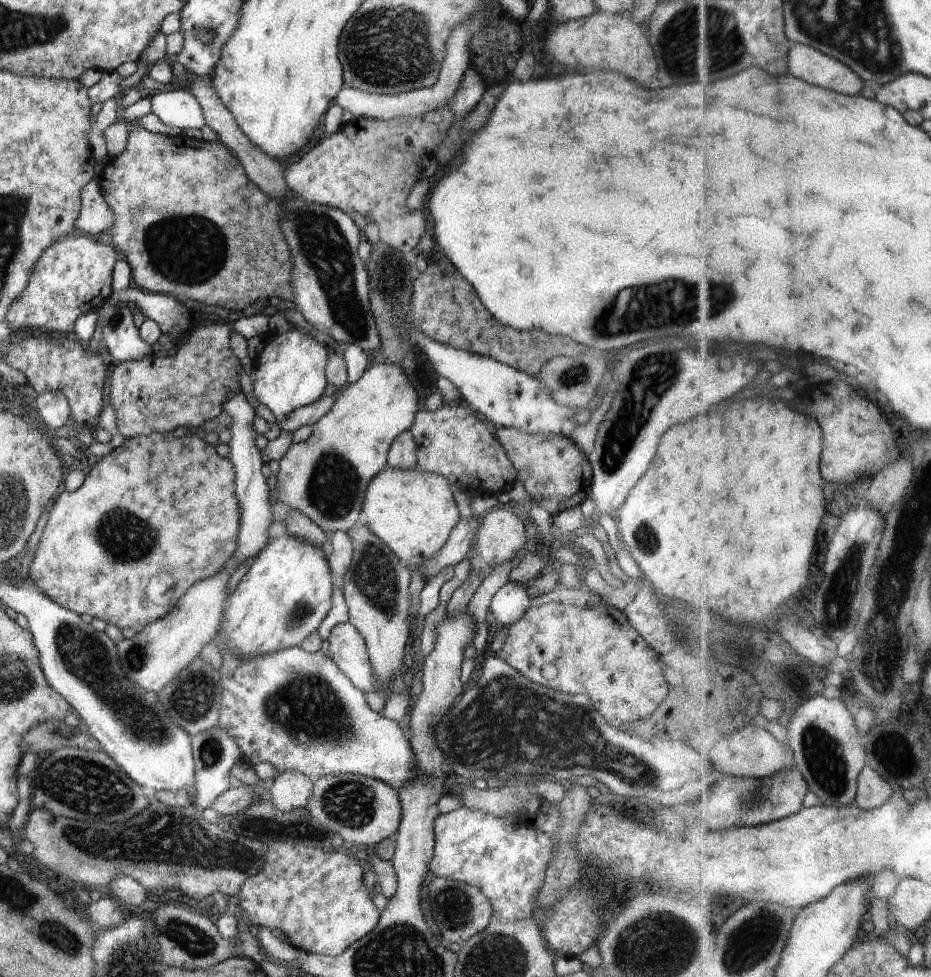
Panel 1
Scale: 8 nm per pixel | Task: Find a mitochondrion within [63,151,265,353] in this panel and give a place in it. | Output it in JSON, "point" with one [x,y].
{"point":[190,251]}

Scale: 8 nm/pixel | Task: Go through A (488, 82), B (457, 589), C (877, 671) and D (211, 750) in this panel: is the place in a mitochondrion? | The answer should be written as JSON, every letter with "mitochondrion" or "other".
{"A":"other","B":"other","C":"mitochondrion","D":"mitochondrion"}

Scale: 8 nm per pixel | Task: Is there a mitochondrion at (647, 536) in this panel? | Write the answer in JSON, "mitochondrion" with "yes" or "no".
{"mitochondrion":"yes"}

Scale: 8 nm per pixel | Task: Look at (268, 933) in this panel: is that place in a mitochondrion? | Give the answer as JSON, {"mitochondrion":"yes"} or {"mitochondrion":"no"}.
{"mitochondrion":"no"}

